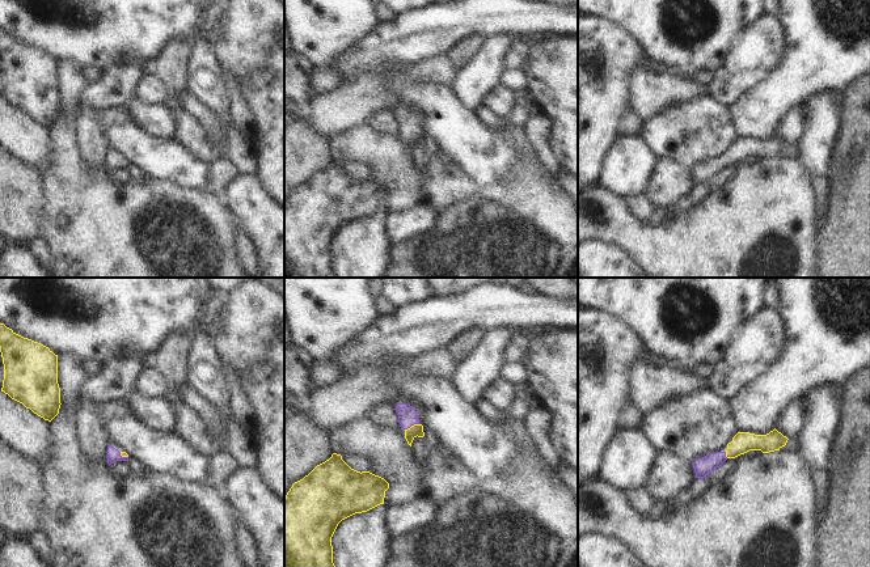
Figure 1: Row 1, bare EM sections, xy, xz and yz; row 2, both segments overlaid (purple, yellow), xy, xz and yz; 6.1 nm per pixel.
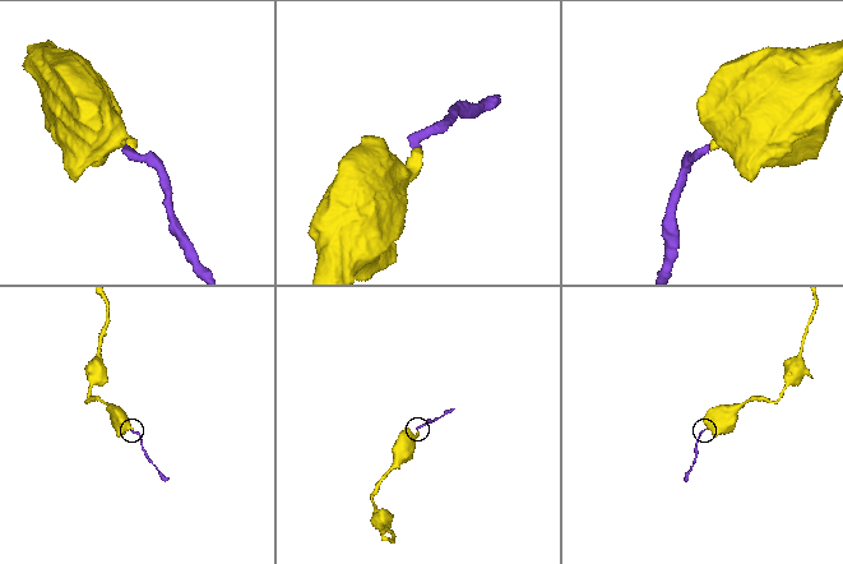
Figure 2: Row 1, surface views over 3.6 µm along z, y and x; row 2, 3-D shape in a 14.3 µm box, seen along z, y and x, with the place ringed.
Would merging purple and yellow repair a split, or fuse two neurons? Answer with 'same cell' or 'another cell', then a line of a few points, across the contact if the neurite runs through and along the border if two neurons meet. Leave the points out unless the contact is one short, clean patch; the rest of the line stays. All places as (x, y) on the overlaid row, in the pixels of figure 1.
same cell; line xz (406, 414), (412, 424), (417, 430)

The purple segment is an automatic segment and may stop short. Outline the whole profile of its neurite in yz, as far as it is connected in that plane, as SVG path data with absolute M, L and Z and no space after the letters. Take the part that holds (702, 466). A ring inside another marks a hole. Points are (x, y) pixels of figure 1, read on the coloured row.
M776 428L766 435L755 435L749 432L738 432L732 441L727 444L725 452L717 452L698 458L693 462L696 478L704 478L714 469L719 467L727 458L735 458L749 450L761 450L769 453L780 450L786 445L787 437Z

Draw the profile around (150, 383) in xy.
M147 367L135 382L135 392L148 398L166 398L169 384L153 367Z

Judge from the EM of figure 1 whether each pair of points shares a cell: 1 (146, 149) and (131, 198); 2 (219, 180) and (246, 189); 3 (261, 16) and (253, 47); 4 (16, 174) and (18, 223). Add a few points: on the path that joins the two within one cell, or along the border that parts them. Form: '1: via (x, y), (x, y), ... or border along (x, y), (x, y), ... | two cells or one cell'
1: border along (147, 177), (165, 180), (177, 186) | two cells
2: border along (239, 174), (224, 189), (222, 197) | two cells
3: via (253, 24), (253, 39) | one cell
4: via (17, 186), (22, 191), (18, 198), (18, 211) | one cell

